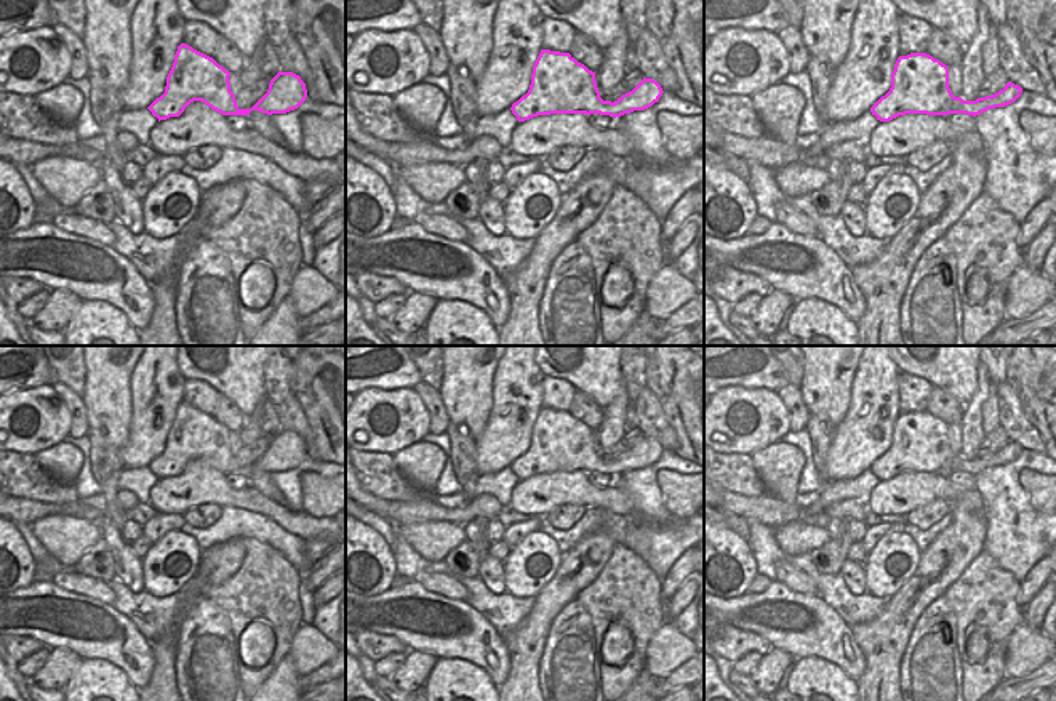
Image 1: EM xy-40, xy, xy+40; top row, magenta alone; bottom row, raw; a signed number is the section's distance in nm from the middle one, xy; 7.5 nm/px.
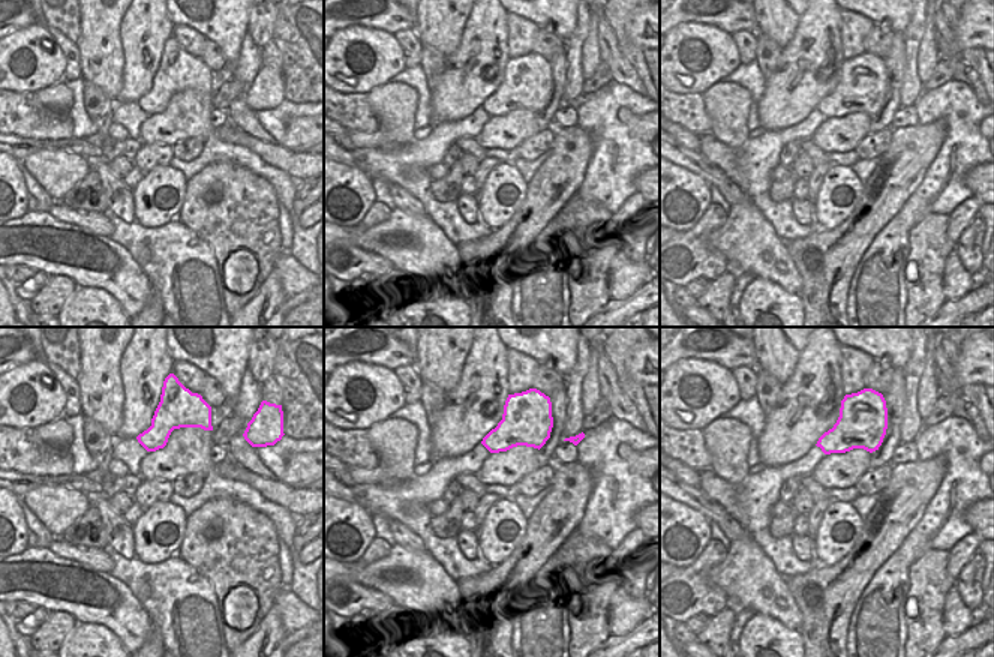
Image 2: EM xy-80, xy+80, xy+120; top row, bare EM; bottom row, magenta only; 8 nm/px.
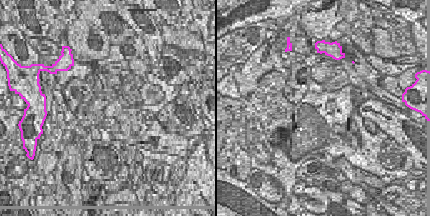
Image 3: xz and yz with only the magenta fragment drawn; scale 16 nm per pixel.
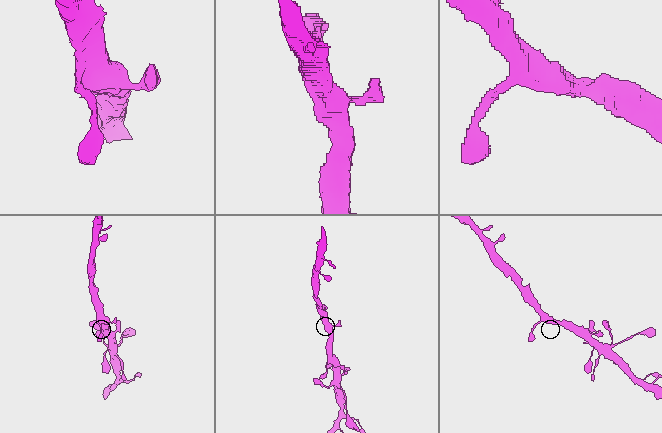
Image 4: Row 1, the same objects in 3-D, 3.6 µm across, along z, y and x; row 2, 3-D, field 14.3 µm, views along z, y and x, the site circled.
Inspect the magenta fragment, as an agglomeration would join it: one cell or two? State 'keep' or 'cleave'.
keep

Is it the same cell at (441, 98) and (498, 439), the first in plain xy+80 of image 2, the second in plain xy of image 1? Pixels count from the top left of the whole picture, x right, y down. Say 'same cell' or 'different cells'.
same cell

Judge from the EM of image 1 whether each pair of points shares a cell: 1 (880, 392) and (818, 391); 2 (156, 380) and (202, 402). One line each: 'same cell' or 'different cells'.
1: different cells
2: different cells

